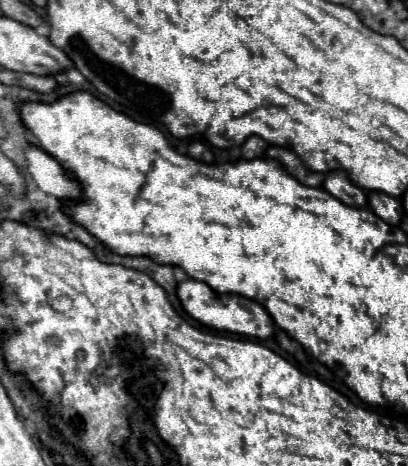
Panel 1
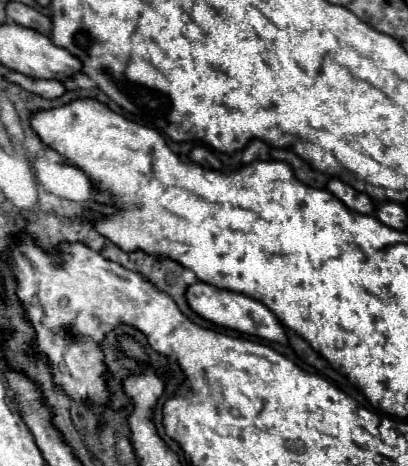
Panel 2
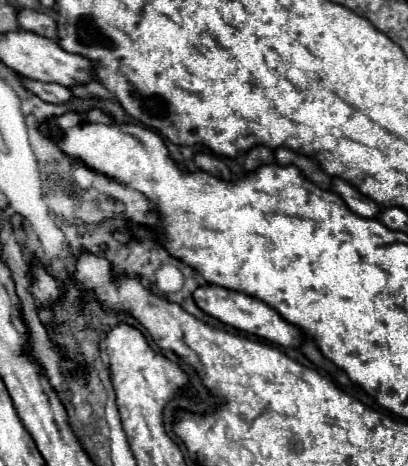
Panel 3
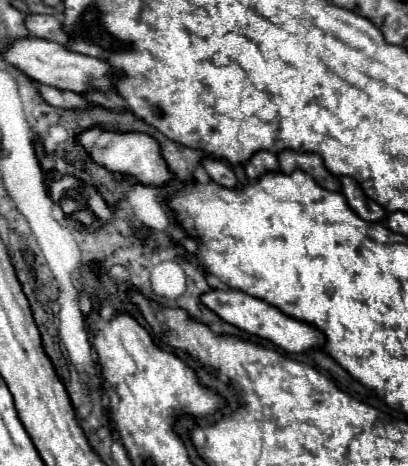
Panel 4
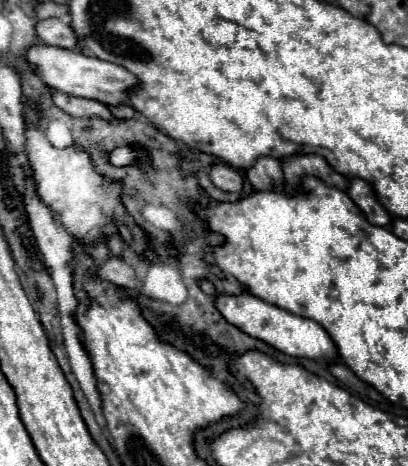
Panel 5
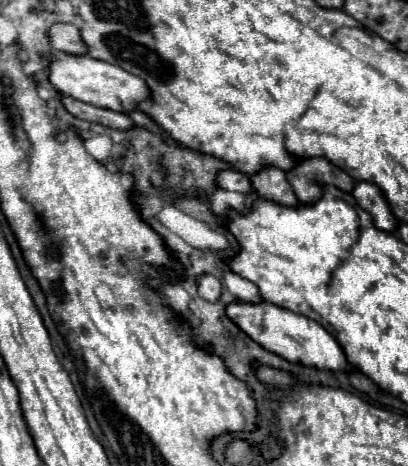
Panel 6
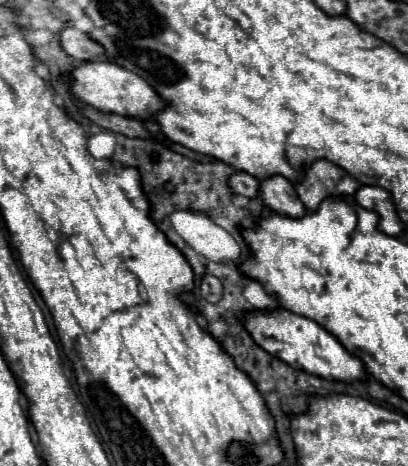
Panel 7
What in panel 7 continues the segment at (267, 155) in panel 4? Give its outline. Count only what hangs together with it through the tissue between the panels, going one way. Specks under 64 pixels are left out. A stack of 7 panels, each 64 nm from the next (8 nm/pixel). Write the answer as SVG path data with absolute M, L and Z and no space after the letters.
M272 176L260 182L260 196L266 206L276 214L290 218L302 218L306 214L306 208L296 196L294 186L284 176Z

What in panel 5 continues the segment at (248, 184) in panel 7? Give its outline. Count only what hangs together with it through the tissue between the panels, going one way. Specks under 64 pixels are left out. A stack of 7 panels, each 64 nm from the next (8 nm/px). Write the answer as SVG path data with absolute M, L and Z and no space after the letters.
M226 164L212 166L210 178L212 178L214 186L224 192L242 192L242 188L244 188L244 178L234 168L230 168Z

